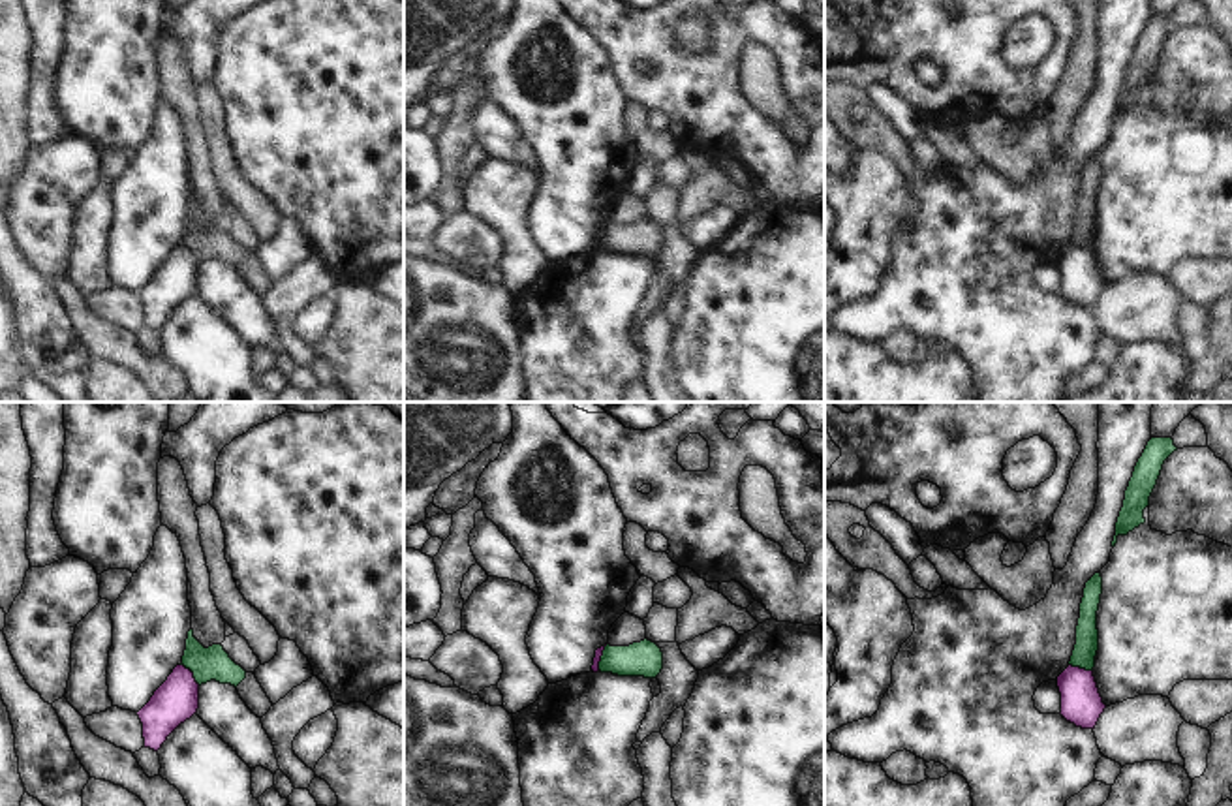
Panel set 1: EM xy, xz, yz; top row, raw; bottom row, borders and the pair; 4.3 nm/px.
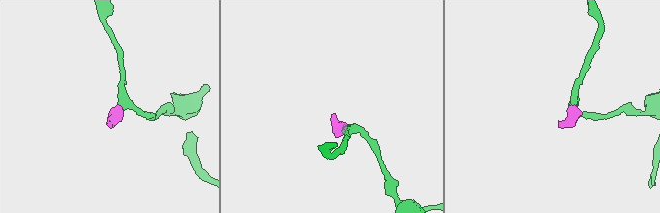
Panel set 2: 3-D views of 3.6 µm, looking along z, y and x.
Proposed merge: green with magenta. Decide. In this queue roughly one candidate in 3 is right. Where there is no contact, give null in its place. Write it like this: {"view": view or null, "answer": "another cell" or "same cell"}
{"view": "xy", "answer": "another cell"}

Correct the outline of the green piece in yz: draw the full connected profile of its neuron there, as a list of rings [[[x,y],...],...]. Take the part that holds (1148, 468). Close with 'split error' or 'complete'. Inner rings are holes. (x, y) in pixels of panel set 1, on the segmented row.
[[[1151,438],[1147,442],[1125,490],[1112,547],[1116,547],[1119,535],[1127,535],[1146,522],[1144,509],[1149,505],[1149,496],[1157,485],[1164,460],[1174,451],[1178,451],[1178,447],[1172,438]]]; complete

